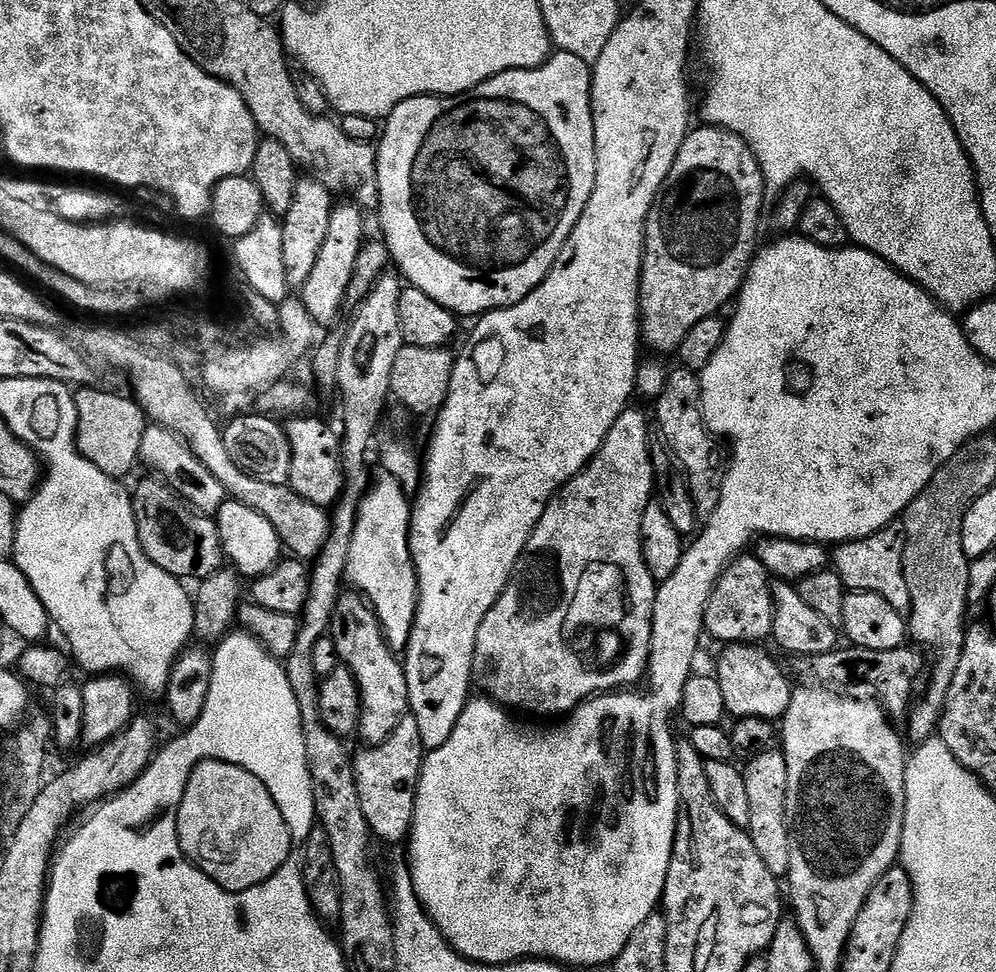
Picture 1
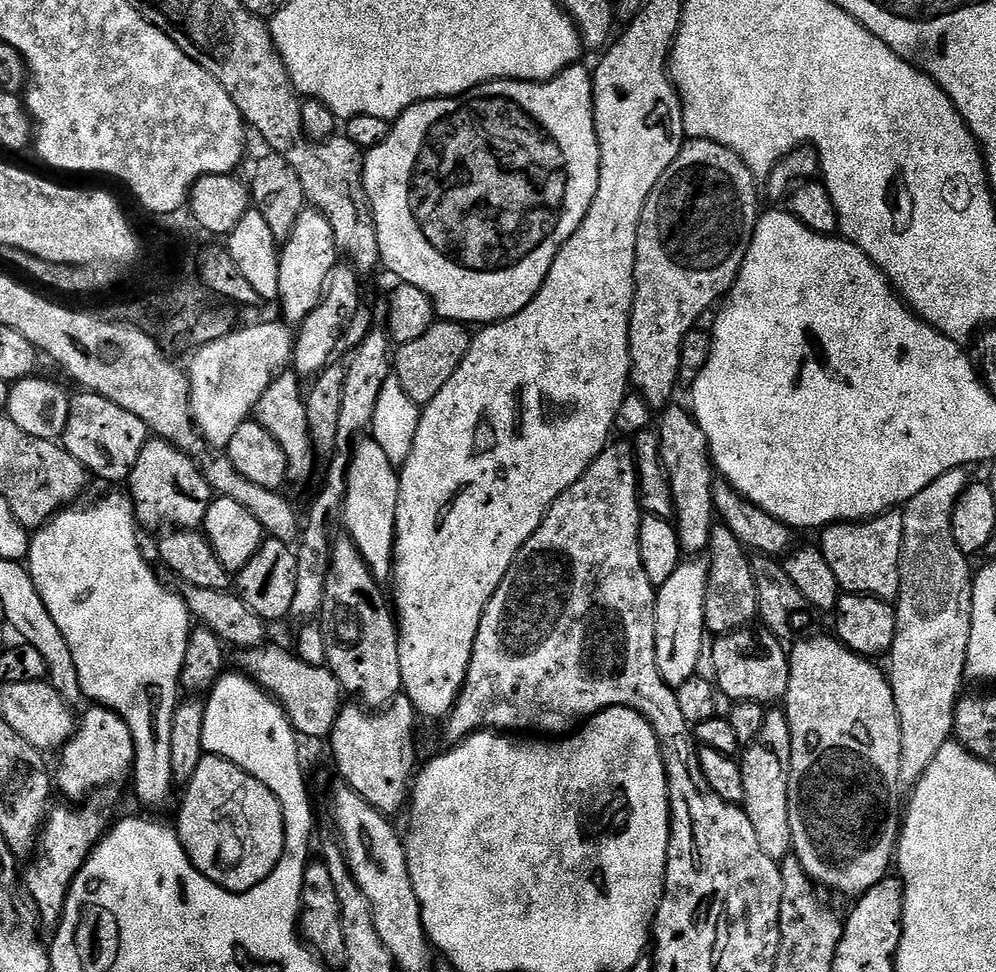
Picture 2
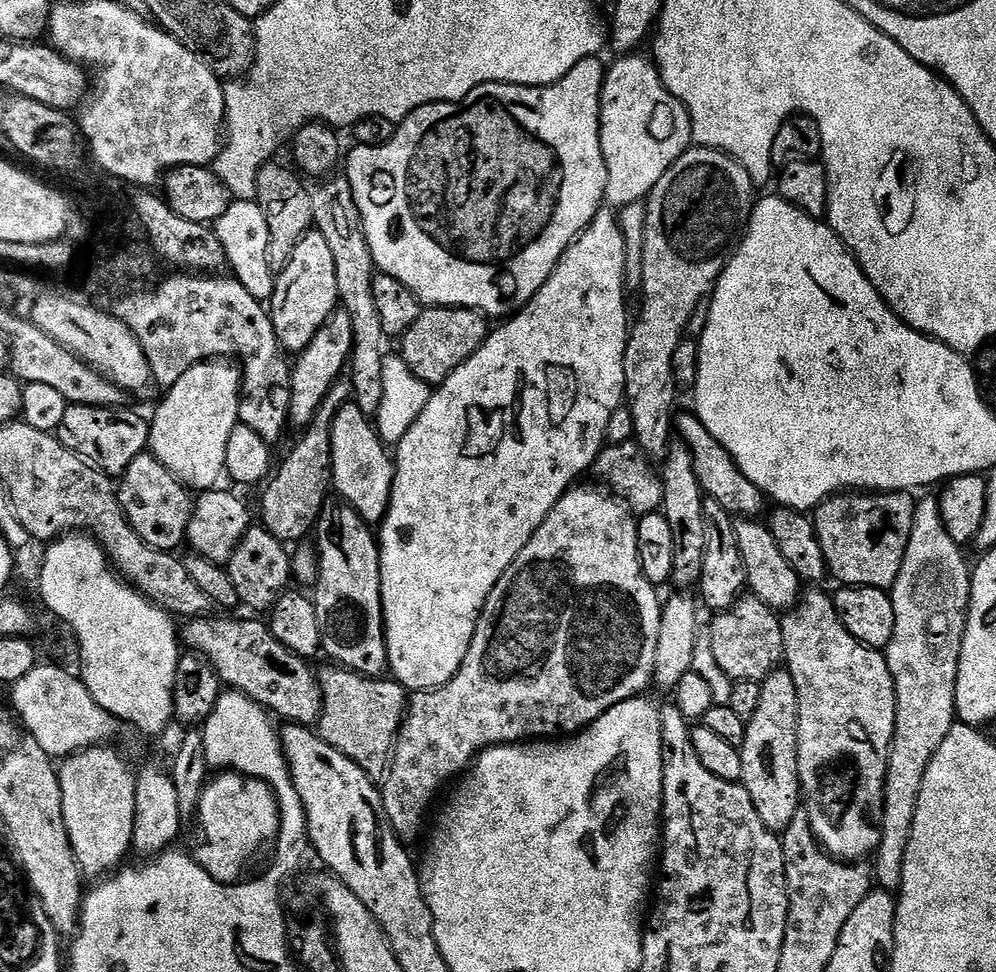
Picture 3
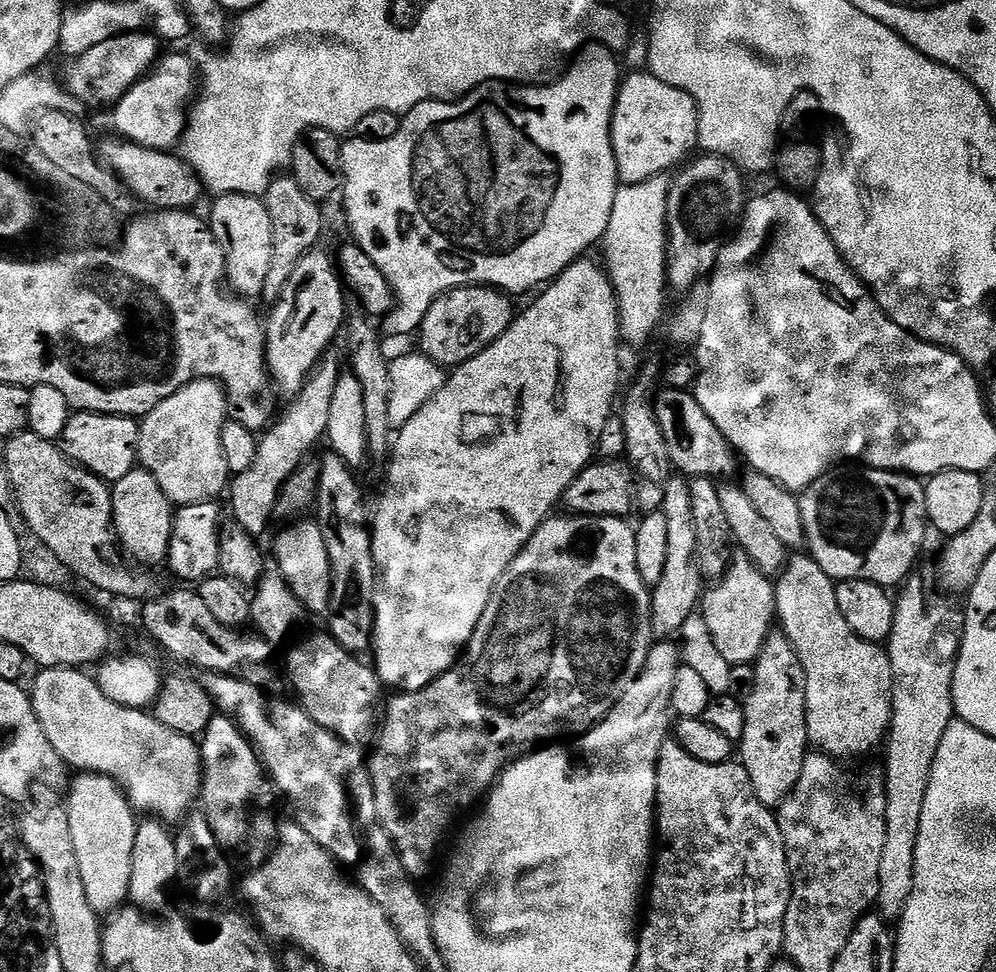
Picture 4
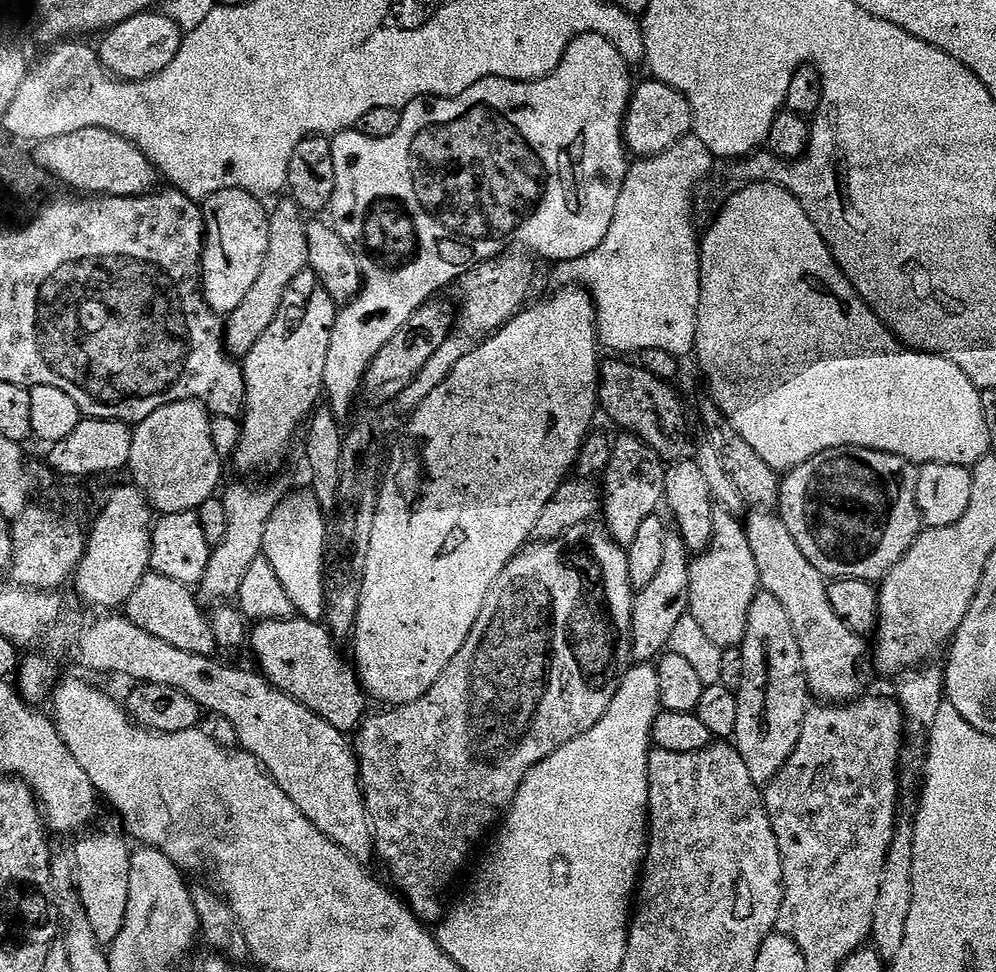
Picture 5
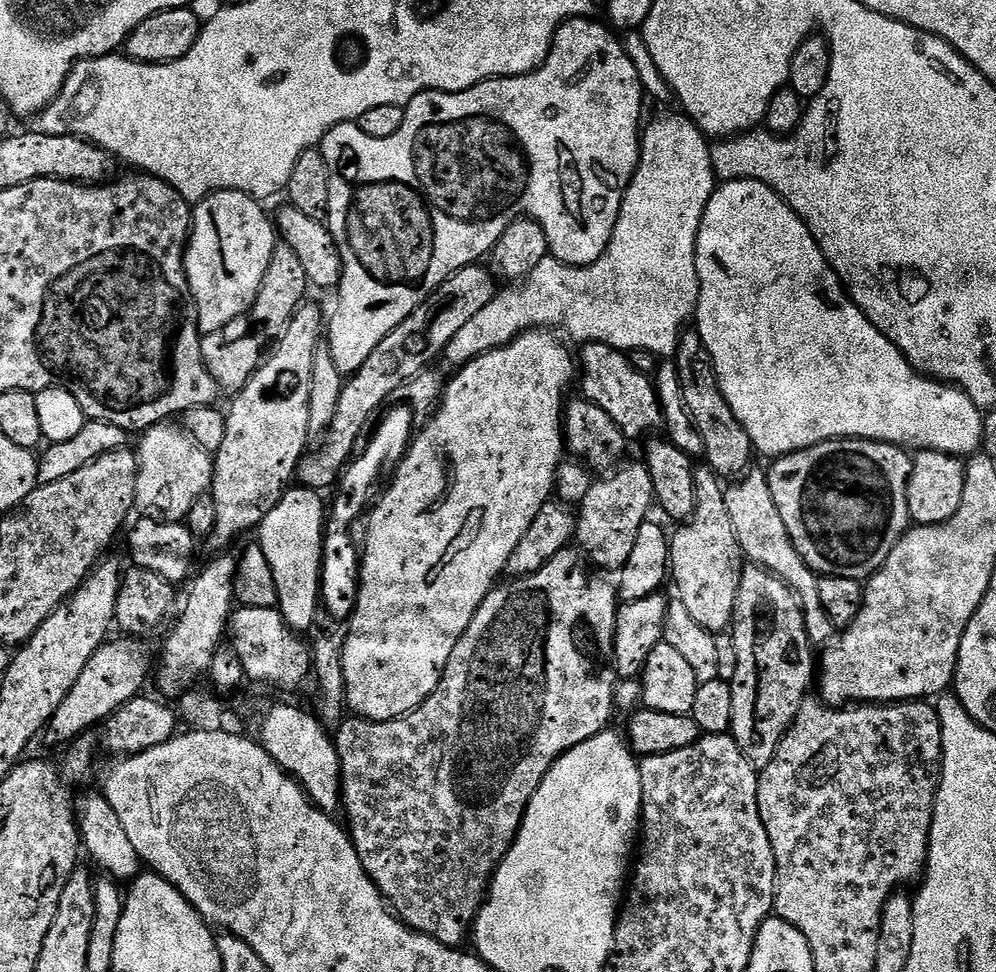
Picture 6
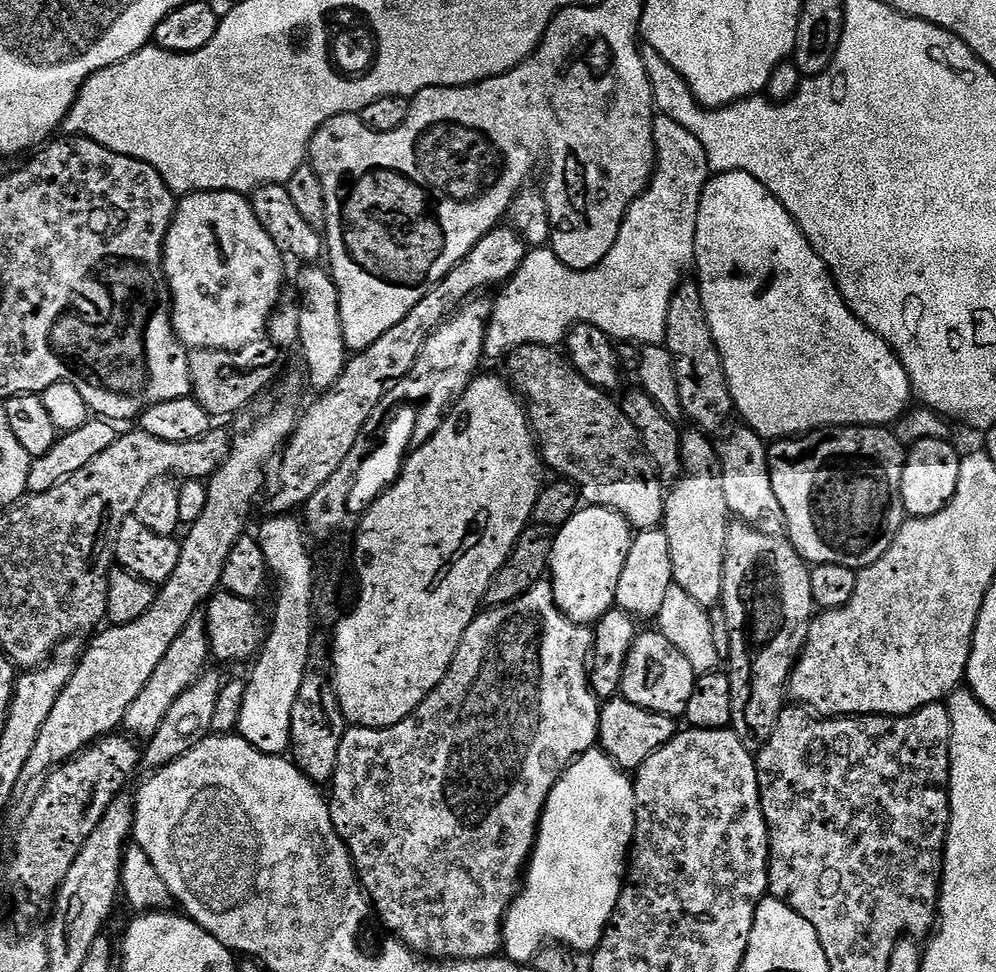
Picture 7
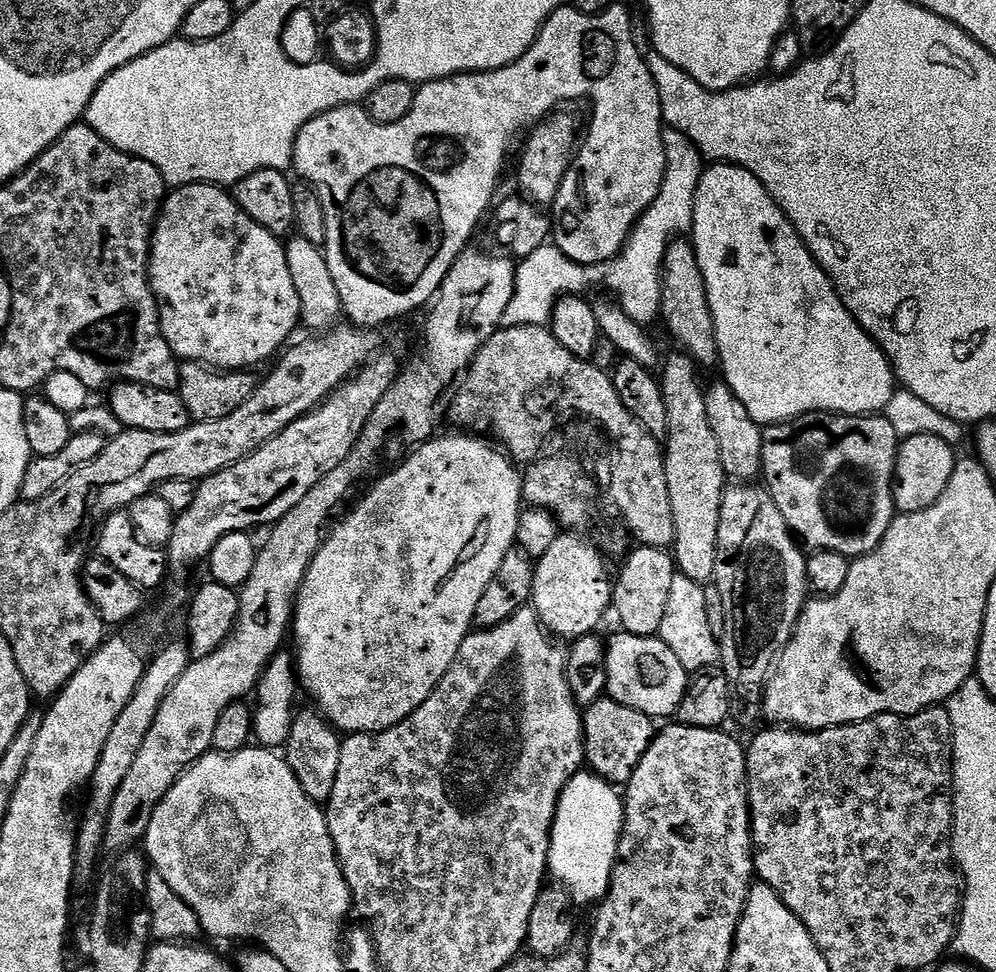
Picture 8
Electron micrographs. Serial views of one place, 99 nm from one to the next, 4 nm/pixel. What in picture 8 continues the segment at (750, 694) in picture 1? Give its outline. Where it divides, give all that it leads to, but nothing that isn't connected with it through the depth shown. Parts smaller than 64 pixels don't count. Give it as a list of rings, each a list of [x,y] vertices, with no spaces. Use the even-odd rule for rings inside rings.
[[[676,350],[672,357],[665,359],[662,364],[662,371],[659,373],[658,379],[660,389],[662,390],[662,398],[666,398],[666,422],[668,423],[668,438],[663,441],[664,449],[664,465],[666,466],[666,486],[670,490],[670,510],[674,514],[674,538],[676,541],[672,543],[671,551],[674,553],[674,559],[679,575],[686,578],[692,578],[694,582],[707,585],[716,574],[716,547],[718,546],[718,522],[720,521],[720,511],[722,510],[722,502],[726,491],[726,477],[724,467],[722,466],[722,454],[718,454],[718,441],[714,439],[714,430],[710,430],[710,422],[706,418],[706,402],[704,401],[705,389],[700,388],[700,376],[698,365],[691,356],[683,351]]]

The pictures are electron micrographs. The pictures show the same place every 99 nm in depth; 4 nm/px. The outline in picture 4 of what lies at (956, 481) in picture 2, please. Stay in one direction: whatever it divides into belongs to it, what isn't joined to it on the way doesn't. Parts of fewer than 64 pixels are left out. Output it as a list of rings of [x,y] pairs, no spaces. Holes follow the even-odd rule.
[[[917,574],[909,575],[899,589],[896,600],[896,617],[892,635],[886,641],[886,651],[892,667],[892,722],[886,733],[888,757],[884,760],[884,797],[886,798],[886,842],[882,846],[882,862],[878,870],[880,894],[878,908],[885,917],[896,918],[904,911],[904,903],[914,882],[914,850],[918,838],[918,826],[922,822],[922,802],[926,802],[926,790],[932,773],[932,763],[938,754],[942,734],[952,725],[952,679],[956,658],[960,654],[960,637],[964,634],[964,612],[956,609],[951,595],[939,596],[928,589],[928,584]]]

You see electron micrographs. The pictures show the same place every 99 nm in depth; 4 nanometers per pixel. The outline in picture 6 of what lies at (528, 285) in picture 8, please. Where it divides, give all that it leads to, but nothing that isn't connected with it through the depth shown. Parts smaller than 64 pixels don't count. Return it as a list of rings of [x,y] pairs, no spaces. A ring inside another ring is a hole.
[[[679,115],[660,116],[643,125],[640,164],[630,186],[624,191],[620,217],[602,258],[587,268],[563,264],[555,258],[538,262],[538,266],[534,266],[523,280],[501,287],[490,306],[478,310],[478,314],[474,314],[474,318],[454,334],[443,354],[445,361],[463,366],[476,356],[517,340],[523,332],[560,328],[565,328],[579,342],[605,344],[625,354],[646,350],[657,358],[675,357],[686,328],[684,323],[693,319],[700,297],[696,265],[698,230],[702,226],[702,214],[706,214],[706,202],[710,202],[718,187],[709,137],[697,128],[691,116]]]

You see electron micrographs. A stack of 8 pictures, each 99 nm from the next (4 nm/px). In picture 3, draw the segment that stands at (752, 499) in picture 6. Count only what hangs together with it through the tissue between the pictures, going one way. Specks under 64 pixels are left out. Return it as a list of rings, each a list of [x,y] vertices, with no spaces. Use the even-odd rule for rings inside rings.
[[[808,590],[801,595],[795,608],[783,617],[780,629],[784,639],[784,659],[788,671],[794,678],[794,686],[798,690],[798,778],[802,793],[802,808],[808,818],[808,825],[816,836],[816,843],[830,856],[845,862],[860,862],[871,857],[880,846],[882,838],[882,818],[884,817],[884,787],[888,773],[888,755],[892,749],[894,726],[896,725],[896,687],[890,674],[887,655],[875,648],[868,648],[846,626],[842,626],[840,615],[836,609],[836,601],[831,595],[820,590]]]

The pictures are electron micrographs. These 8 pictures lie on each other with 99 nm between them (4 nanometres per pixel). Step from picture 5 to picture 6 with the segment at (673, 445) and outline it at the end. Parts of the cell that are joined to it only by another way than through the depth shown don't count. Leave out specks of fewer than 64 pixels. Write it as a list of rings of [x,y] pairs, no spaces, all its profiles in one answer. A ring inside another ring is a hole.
[[[585,343],[581,348],[584,349],[580,356],[578,352],[578,368],[582,375],[578,384],[584,387],[583,399],[602,406],[602,410],[606,410],[610,418],[614,418],[625,440],[635,442],[639,436],[651,437],[655,428],[664,428],[664,415],[660,409],[660,400],[656,396],[655,383],[649,377],[638,374],[625,353],[605,344]]]

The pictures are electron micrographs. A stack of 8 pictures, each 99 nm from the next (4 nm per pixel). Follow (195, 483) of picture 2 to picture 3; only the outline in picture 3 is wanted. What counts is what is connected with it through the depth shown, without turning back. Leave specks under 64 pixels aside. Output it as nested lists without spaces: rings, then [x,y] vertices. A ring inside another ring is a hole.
[[[146,450],[142,454],[138,454],[138,458],[134,458],[134,462],[130,462],[124,475],[119,477],[118,491],[120,505],[130,522],[130,526],[147,544],[163,552],[175,553],[176,547],[185,543],[188,535],[188,523],[194,507],[193,493],[185,488],[184,483],[176,480],[174,474],[170,474],[170,470],[166,470],[166,466],[162,466],[162,462],[158,462],[158,458],[152,456],[151,451]]]

